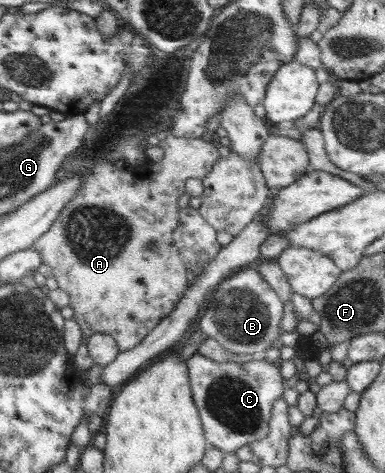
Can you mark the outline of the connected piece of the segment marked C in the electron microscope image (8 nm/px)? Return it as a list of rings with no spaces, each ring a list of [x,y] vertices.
[[[199,353],[193,354],[187,363],[187,375],[191,383],[191,397],[199,412],[205,440],[212,447],[224,453],[235,452],[243,445],[263,439],[270,431],[269,420],[271,419],[273,404],[279,397],[283,397],[283,377],[281,377],[281,361],[271,363],[263,358],[249,362],[215,362]]]

